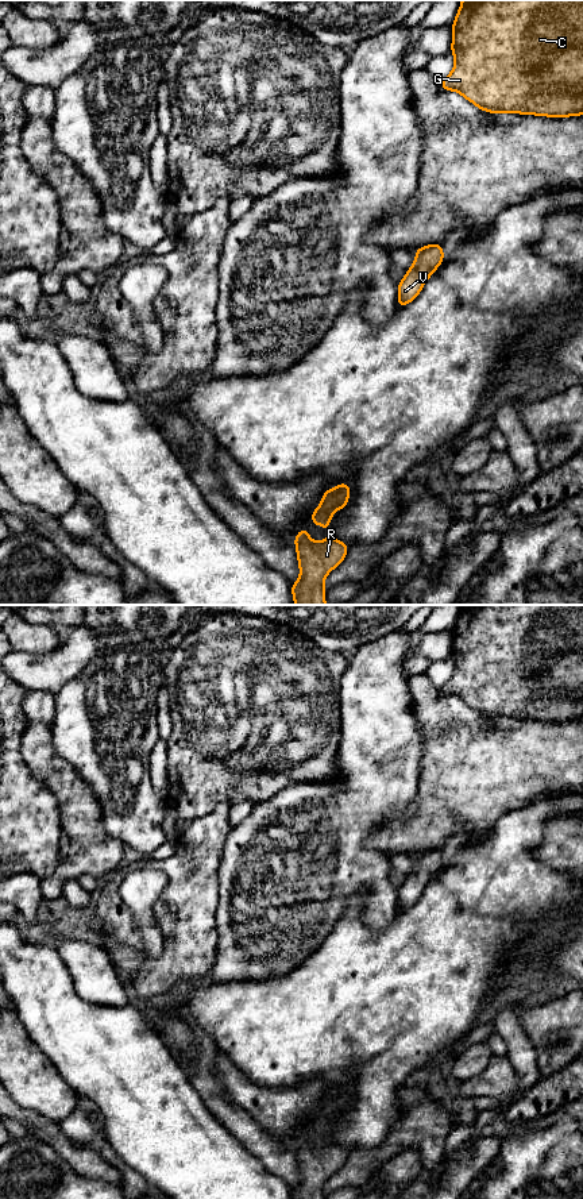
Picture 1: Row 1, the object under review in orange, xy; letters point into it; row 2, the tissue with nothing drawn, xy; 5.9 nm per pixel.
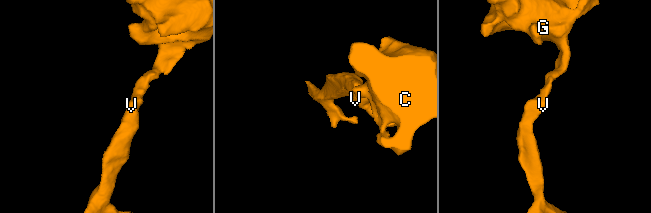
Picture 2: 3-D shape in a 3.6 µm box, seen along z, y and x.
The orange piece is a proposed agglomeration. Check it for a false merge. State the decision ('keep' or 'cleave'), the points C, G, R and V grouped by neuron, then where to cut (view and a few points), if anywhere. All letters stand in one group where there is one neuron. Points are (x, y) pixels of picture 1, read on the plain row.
keep | C G R V | no cut

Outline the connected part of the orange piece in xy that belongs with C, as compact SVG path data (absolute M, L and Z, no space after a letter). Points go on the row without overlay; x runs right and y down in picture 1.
M462 605L452 629L451 658L455 662L453 675L440 687L444 695L455 695L479 714L499 718L522 718L549 722L583 720L583 605Z

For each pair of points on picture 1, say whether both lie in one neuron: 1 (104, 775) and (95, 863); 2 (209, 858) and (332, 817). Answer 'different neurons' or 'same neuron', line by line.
1: different neurons
2: different neurons

